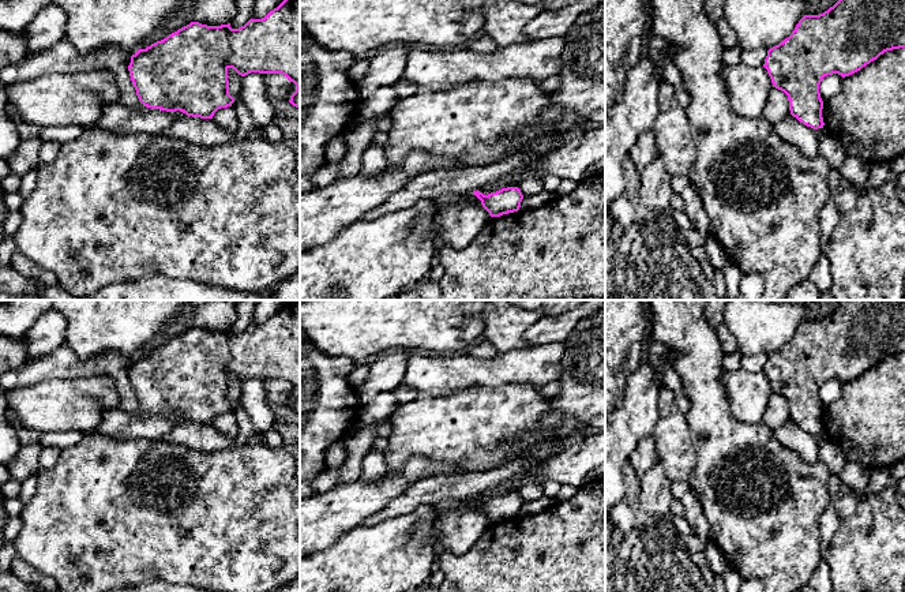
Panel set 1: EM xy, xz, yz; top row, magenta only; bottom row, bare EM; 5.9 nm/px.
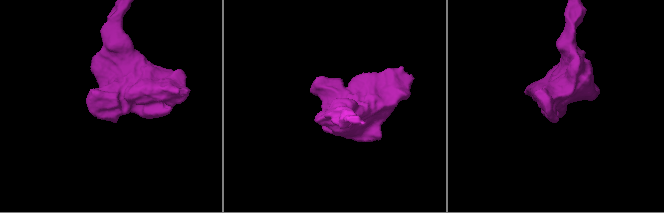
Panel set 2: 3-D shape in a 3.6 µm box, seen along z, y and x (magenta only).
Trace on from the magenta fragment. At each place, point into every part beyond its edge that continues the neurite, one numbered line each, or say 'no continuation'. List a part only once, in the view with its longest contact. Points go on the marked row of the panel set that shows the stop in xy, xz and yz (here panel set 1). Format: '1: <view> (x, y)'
no continuation

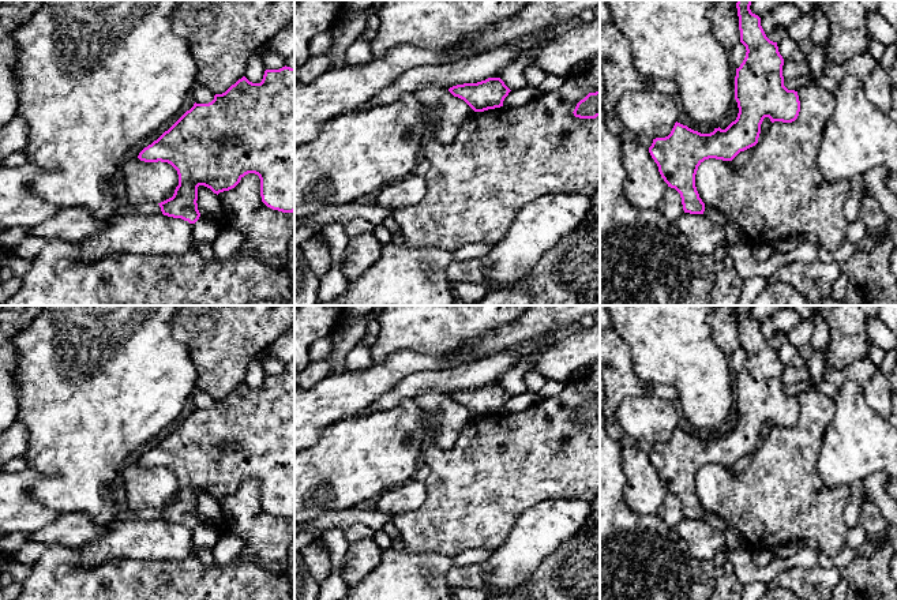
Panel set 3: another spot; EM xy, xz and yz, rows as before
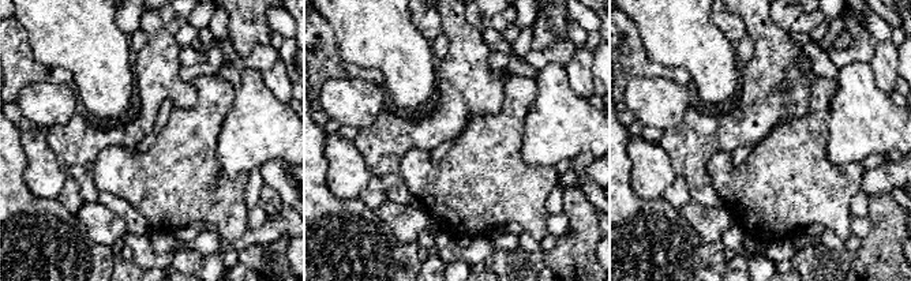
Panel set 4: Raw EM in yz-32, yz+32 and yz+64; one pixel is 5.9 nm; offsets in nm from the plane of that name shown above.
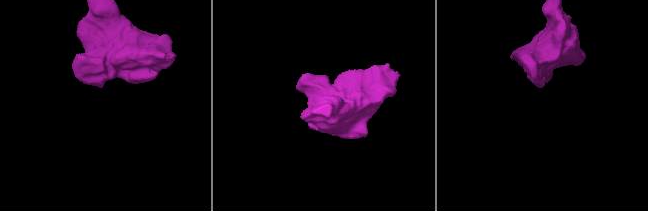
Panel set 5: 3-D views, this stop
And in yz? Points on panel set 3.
no continuation

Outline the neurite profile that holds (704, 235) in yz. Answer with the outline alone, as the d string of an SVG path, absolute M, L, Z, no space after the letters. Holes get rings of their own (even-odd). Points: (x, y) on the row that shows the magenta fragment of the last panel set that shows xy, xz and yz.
M683 213L675 225L698 255L713 255L720 244L727 244L725 229L705 214Z

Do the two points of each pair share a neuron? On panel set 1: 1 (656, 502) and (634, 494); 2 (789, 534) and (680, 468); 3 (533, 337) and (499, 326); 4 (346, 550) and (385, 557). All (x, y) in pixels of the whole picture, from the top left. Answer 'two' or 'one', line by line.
1: two
2: two
3: two
4: one

